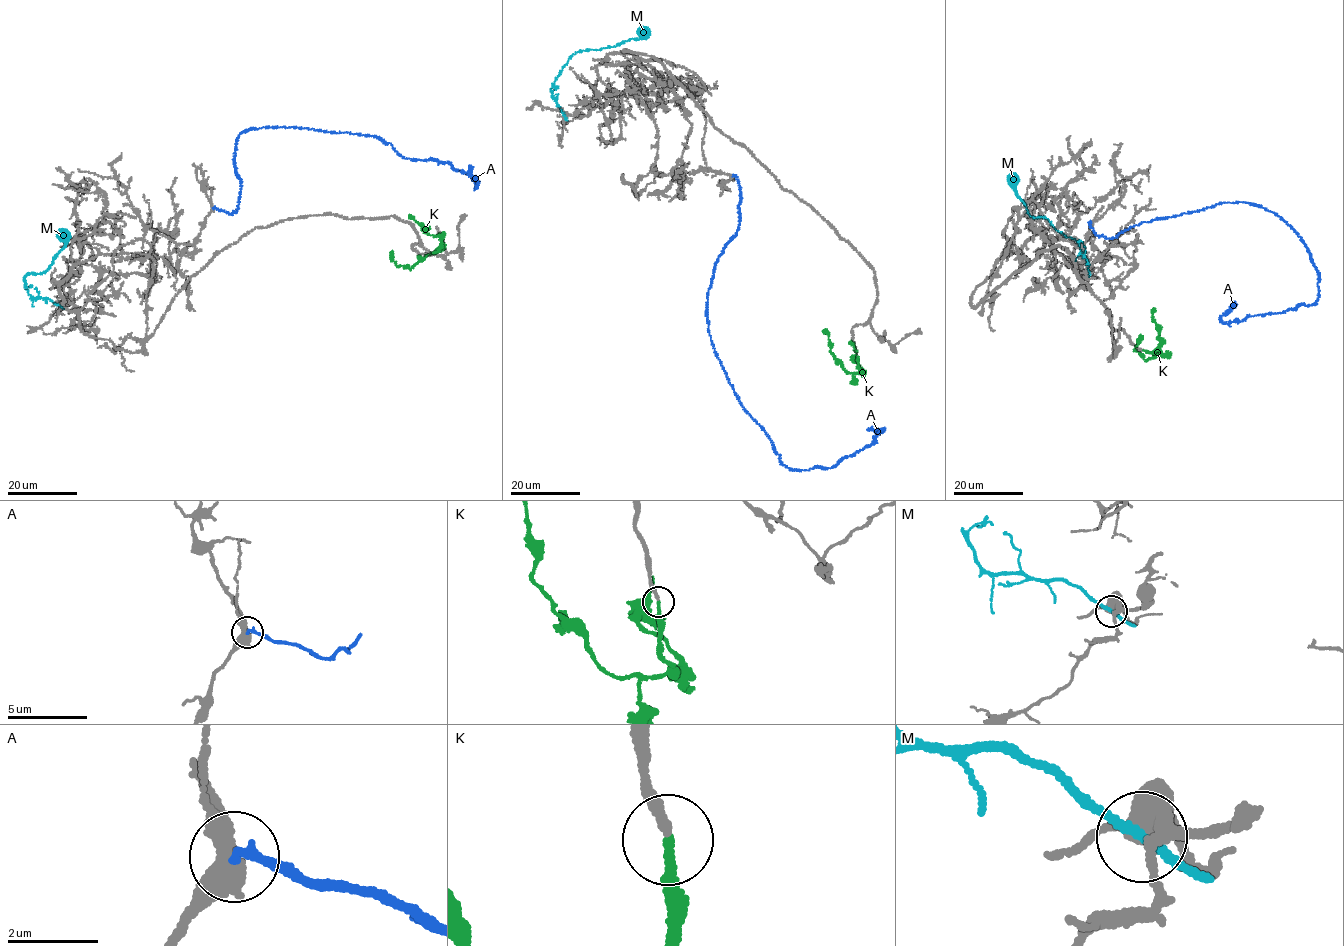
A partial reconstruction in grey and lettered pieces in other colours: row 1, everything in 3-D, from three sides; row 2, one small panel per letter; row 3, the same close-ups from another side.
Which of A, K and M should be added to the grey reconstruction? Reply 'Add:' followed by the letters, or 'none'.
Add: K

